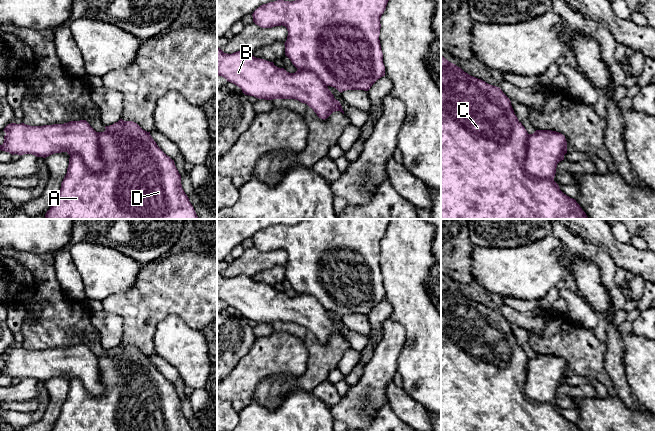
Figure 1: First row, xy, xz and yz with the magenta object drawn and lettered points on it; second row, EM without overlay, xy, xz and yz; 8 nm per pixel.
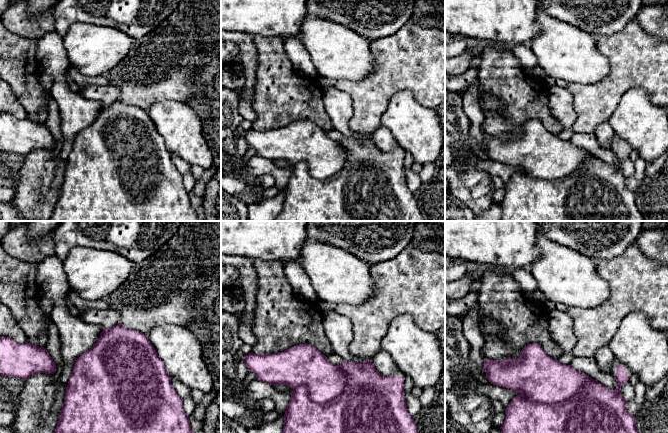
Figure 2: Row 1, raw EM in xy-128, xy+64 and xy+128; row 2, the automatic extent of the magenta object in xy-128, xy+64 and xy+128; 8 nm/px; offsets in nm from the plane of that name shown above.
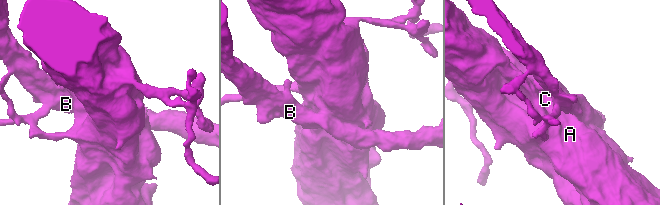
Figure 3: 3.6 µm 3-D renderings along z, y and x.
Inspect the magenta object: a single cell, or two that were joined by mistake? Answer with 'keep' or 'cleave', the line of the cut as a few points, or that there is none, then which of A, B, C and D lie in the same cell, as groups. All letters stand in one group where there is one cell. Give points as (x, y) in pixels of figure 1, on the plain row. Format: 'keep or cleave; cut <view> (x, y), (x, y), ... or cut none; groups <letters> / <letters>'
cleave; cut xy (97, 356), (103, 392), (99, 395), (90, 396); groups A C D / B

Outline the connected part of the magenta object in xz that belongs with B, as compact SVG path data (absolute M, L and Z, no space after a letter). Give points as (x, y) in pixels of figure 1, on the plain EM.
M217 272L217 300L224 301L228 306L238 310L245 319L258 323L295 323L307 328L317 340L327 343L333 336L340 335L344 338L342 330L316 298L308 294L297 294L289 297L284 292L279 292L273 286L256 282L250 276L237 275L232 278L224 277Z

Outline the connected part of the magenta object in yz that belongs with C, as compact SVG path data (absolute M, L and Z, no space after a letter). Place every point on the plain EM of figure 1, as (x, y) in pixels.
M441 280L441 431L580 431L552 403L538 402L525 393L528 356L514 337L510 323L496 310L464 296Z

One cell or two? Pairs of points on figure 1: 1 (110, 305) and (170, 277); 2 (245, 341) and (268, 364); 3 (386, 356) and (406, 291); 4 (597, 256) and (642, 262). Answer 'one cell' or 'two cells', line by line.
1: one cell
2: two cells
3: two cells
4: two cells

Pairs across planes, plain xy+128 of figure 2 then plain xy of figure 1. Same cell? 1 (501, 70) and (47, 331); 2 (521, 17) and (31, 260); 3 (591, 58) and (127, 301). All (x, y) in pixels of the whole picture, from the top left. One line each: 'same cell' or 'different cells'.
1: same cell
2: different cells
3: different cells

